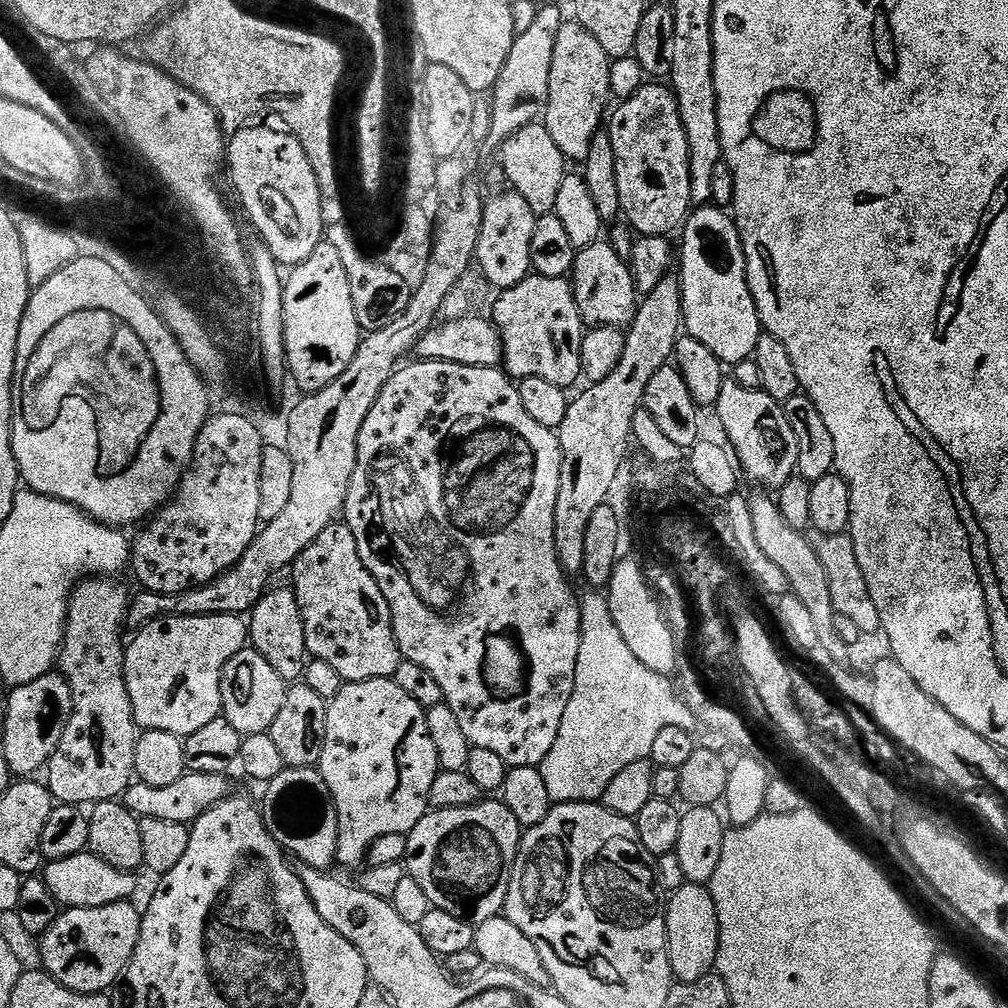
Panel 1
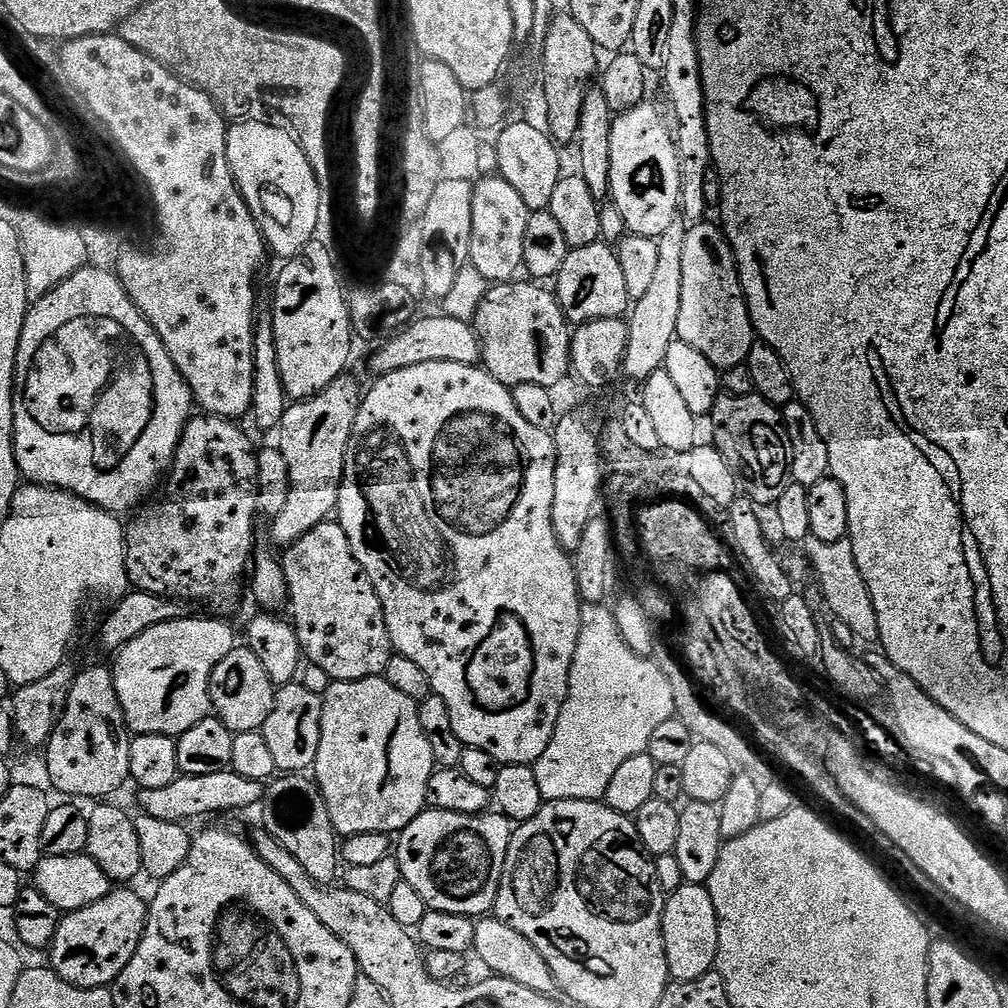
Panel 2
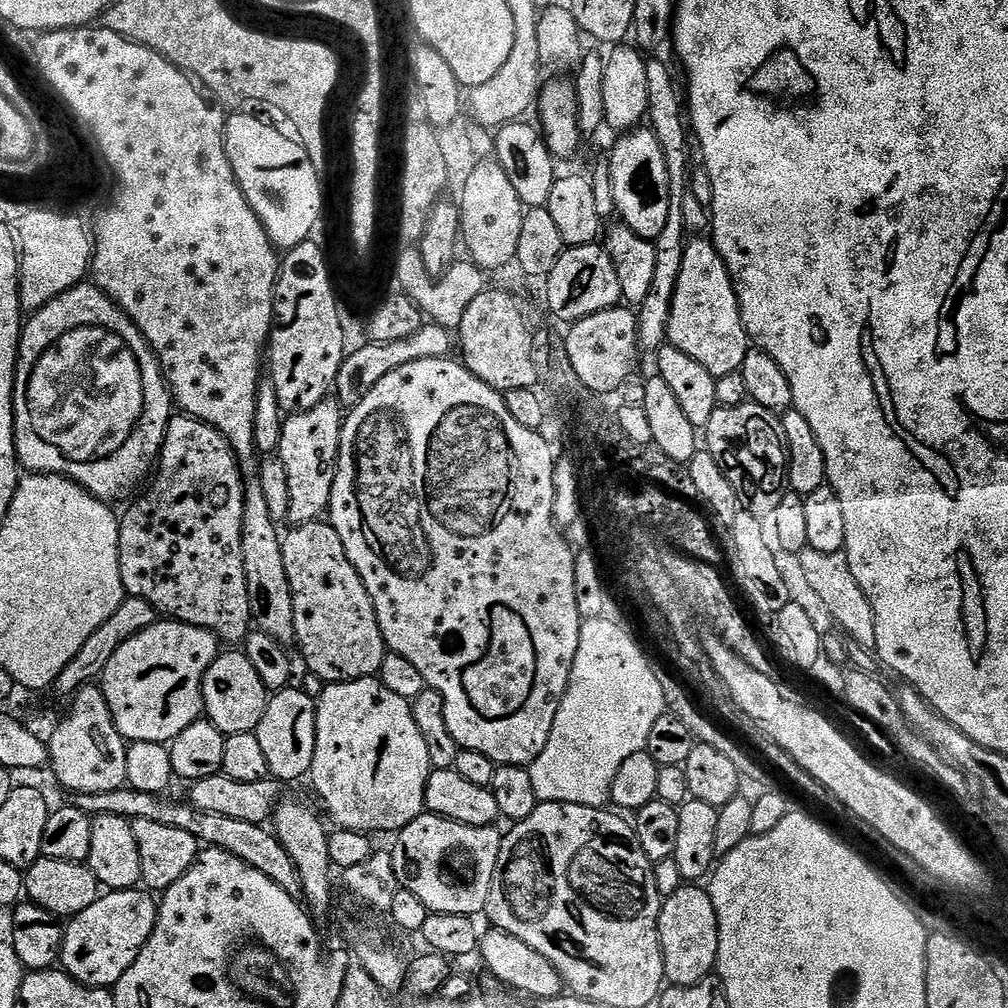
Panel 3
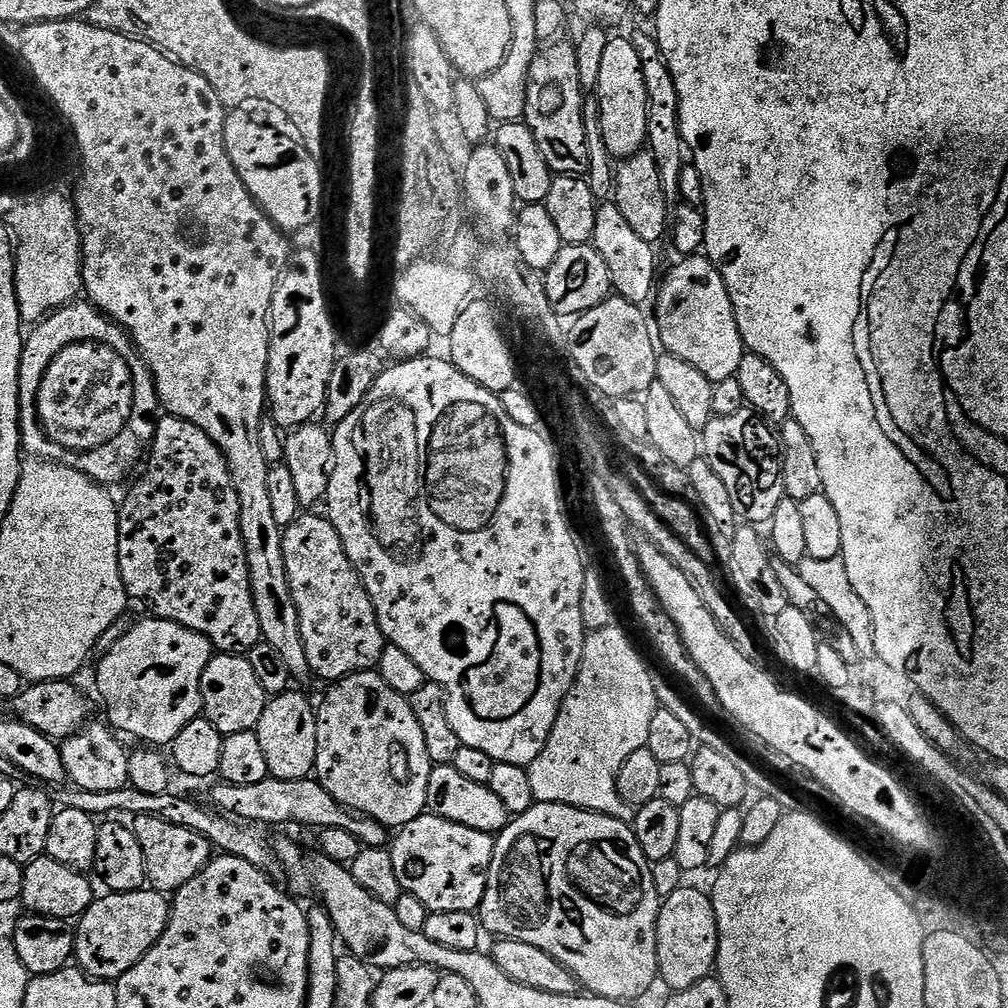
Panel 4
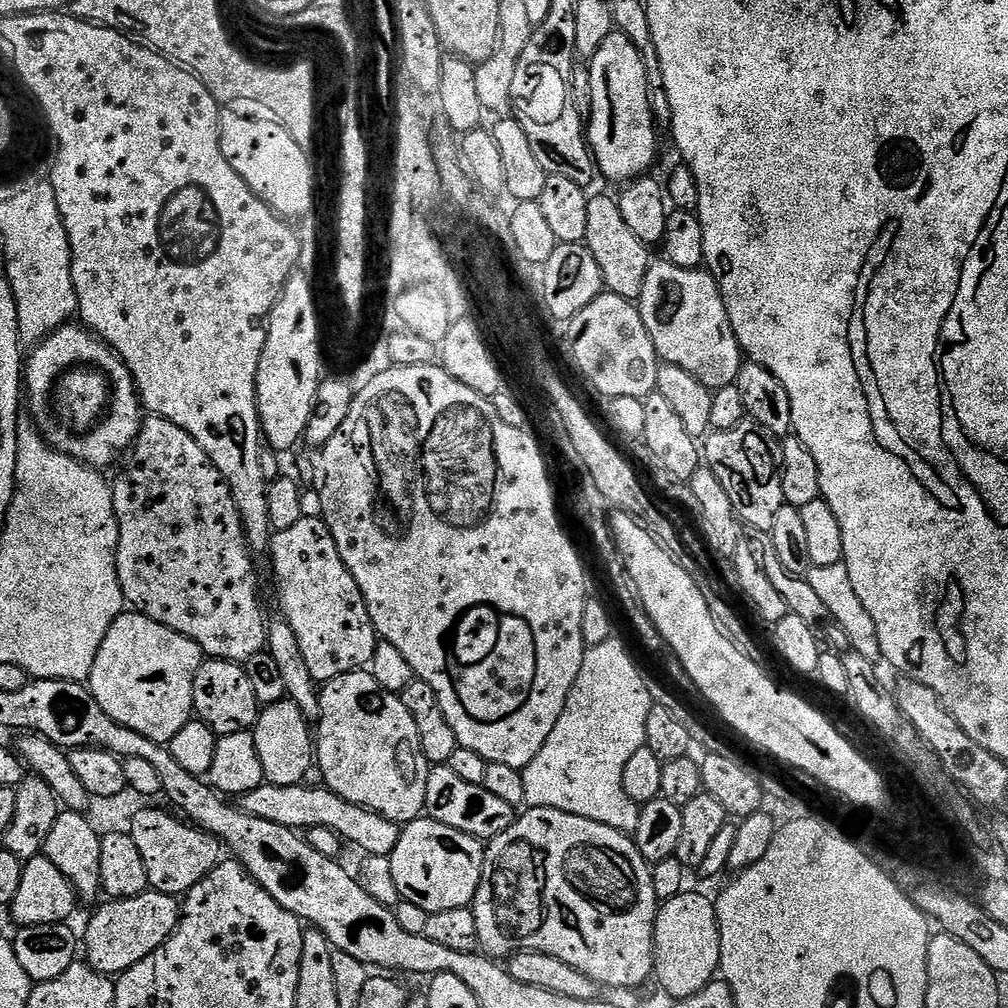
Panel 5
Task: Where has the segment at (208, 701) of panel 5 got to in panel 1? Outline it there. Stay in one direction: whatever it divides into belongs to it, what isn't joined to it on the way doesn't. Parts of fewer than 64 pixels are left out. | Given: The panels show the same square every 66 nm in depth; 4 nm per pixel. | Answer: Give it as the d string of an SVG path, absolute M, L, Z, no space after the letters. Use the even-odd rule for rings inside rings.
M249 646L234 654L234 658L230 658L226 670L222 670L220 689L224 707L223 719L228 720L230 726L240 732L241 737L245 737L263 732L271 733L274 718L278 718L282 702L286 702L289 685L282 678L282 674L278 674L278 670L274 670L274 666L270 666L270 662L262 658L262 654Z

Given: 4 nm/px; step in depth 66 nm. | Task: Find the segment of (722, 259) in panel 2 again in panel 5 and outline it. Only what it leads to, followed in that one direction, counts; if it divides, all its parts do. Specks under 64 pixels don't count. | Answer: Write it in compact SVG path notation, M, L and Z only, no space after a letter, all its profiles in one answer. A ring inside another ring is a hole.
M660 258L657 264L656 261L649 263L638 307L642 322L650 334L650 342L654 342L654 350L664 364L673 364L686 370L686 374L694 374L698 382L713 390L736 383L742 363L740 343L730 326L720 287L711 272L703 267L679 268L667 258Z

